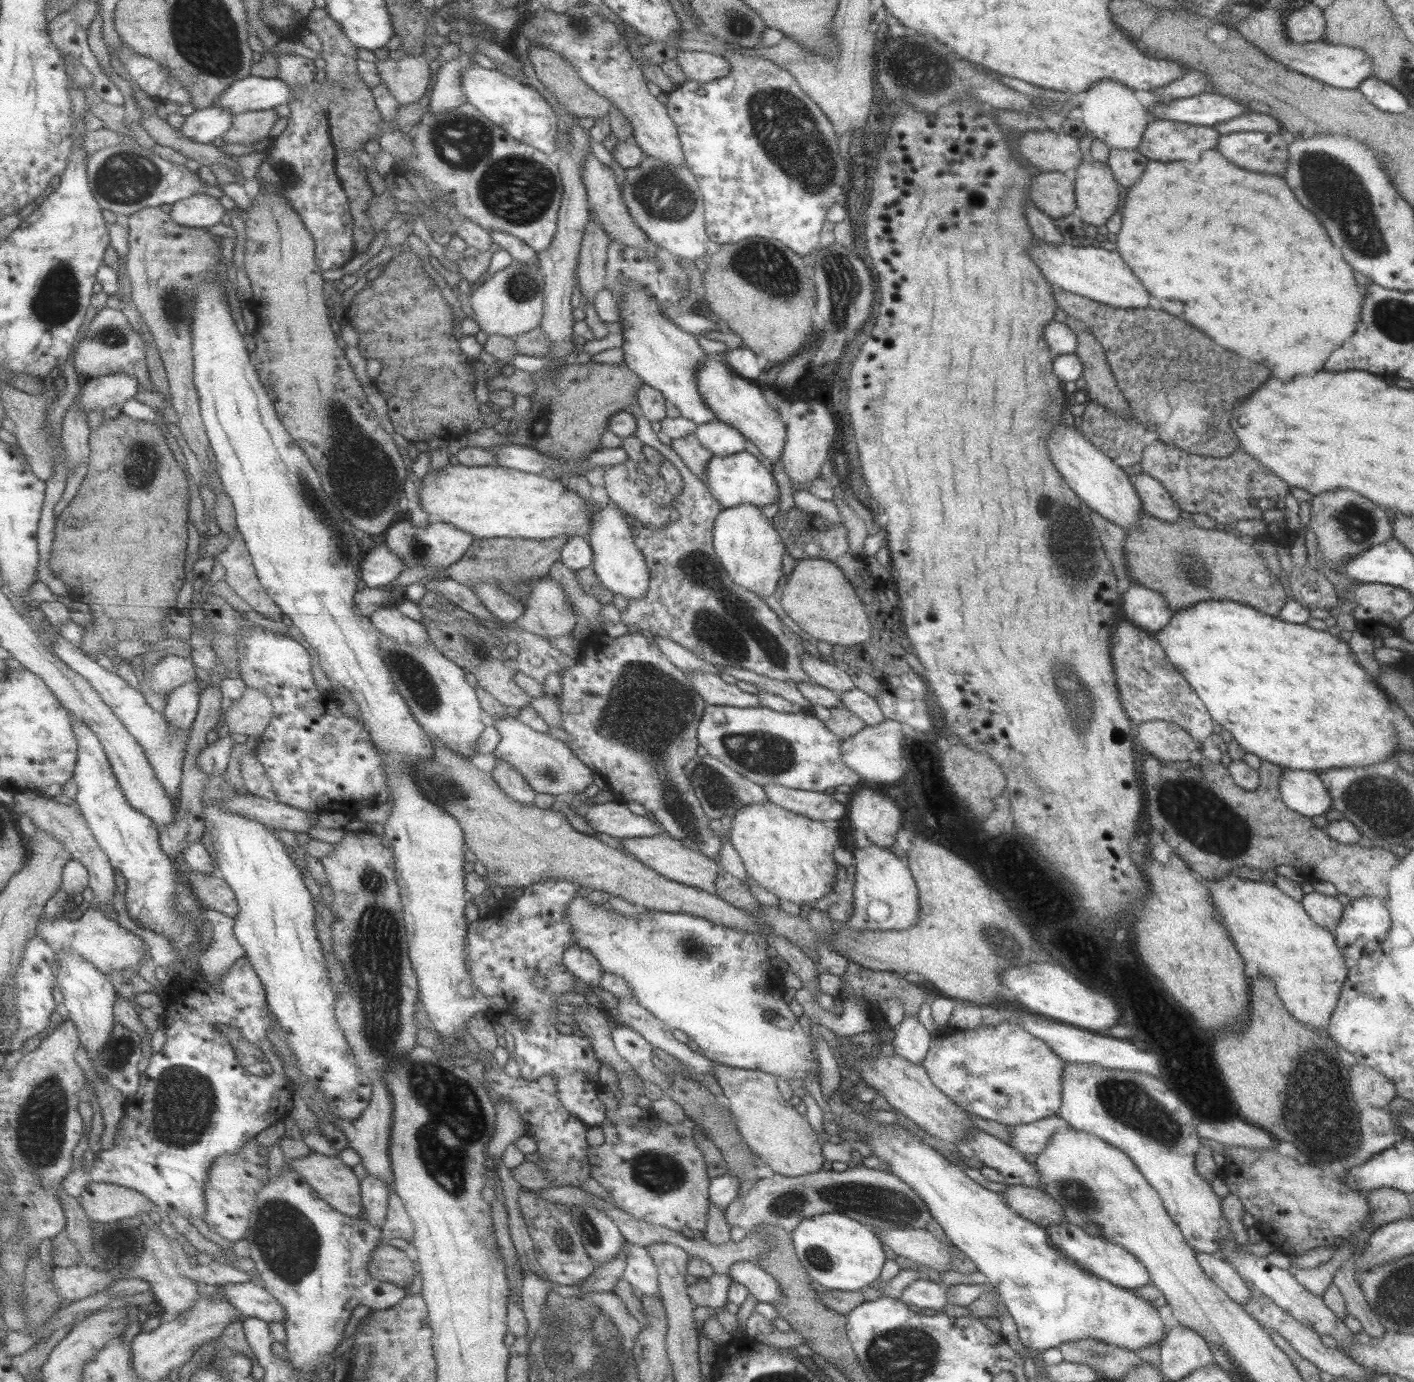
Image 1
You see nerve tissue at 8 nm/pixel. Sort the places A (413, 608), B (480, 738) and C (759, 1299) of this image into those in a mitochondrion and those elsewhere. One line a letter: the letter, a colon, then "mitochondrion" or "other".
A: other
B: other
C: other

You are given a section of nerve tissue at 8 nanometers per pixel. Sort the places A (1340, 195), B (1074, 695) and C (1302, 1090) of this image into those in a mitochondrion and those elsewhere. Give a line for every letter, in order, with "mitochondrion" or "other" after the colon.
A: mitochondrion
B: mitochondrion
C: mitochondrion

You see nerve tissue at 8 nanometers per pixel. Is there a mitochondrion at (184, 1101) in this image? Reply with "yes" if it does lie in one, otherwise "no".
yes

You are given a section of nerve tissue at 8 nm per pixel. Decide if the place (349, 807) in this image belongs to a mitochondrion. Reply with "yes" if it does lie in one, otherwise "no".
no

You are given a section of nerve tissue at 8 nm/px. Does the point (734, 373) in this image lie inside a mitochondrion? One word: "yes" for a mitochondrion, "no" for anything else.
no

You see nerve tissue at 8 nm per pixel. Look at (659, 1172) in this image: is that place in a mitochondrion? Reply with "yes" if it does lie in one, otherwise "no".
yes

